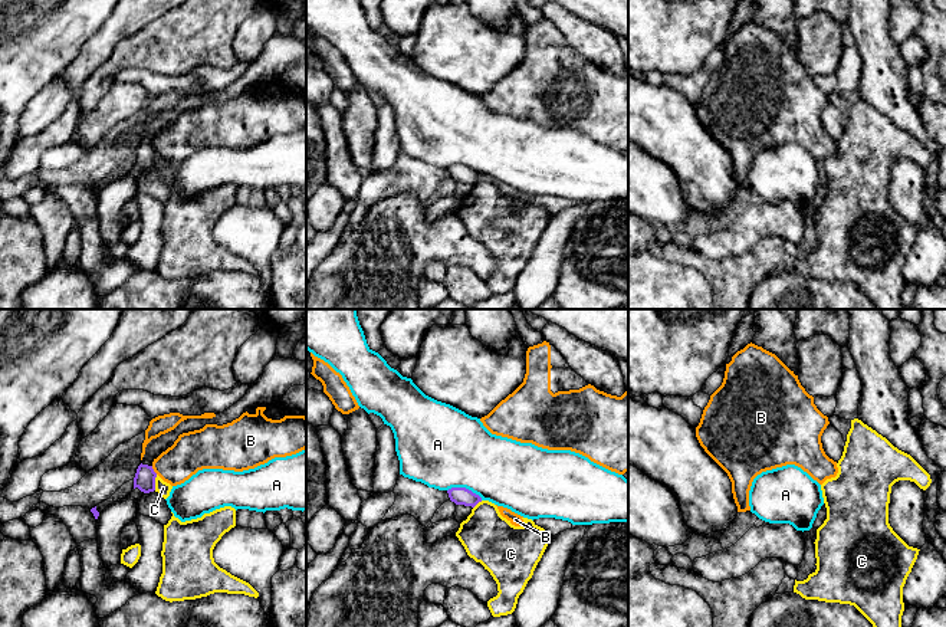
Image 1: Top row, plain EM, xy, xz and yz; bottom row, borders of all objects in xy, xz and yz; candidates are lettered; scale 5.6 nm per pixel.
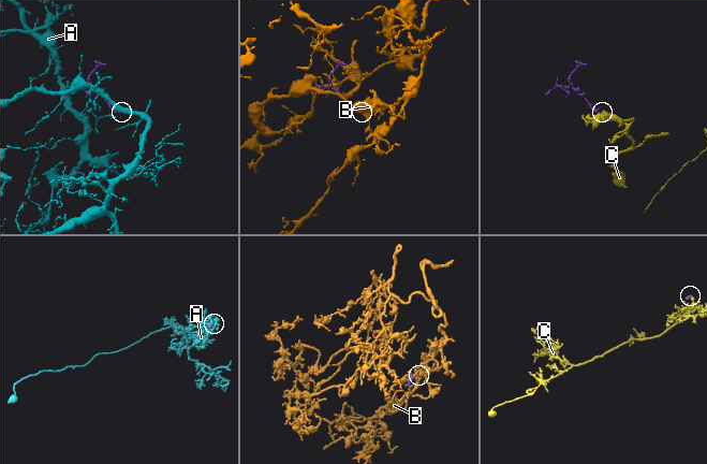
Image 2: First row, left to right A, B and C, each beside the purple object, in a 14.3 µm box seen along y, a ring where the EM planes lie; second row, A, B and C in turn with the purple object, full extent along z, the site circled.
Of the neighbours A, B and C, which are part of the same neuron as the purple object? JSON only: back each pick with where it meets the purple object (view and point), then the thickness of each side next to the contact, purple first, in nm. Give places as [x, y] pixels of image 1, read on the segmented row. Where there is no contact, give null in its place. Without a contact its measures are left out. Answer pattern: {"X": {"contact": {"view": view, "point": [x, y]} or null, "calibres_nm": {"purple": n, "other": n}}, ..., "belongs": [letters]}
{"belongs": []}

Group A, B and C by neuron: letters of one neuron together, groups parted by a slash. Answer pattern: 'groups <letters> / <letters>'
groups A / B / C

